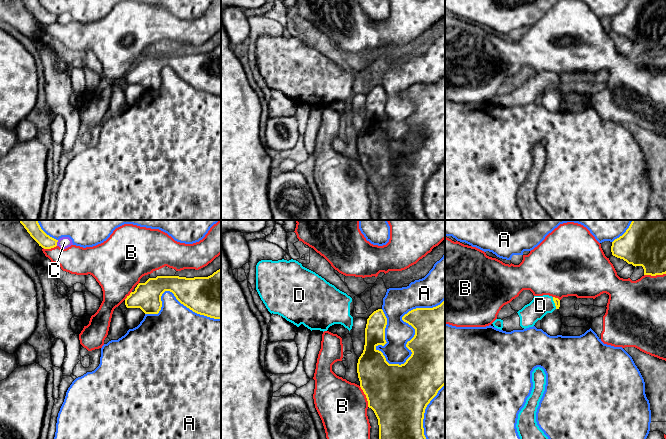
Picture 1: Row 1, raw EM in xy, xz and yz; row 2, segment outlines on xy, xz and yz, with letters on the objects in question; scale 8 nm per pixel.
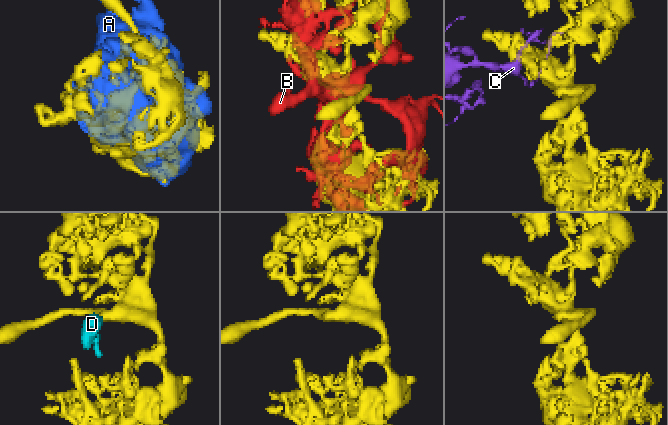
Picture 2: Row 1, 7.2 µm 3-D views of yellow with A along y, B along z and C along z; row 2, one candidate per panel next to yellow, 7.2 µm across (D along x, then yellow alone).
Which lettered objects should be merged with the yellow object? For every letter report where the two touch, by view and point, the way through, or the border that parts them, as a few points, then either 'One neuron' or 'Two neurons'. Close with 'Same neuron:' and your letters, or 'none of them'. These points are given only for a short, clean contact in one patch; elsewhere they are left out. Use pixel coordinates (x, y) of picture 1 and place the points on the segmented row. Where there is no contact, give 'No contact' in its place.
A: Touches yellow at xz (415, 334). Two neurons
B: Touches yellow at xz (366, 396). Two neurons
C: Touches yellow at xy (56, 243). Two neurons
D: Touches yellow at yz (555, 303). Path across: yz (557, 302), (555, 303), (540, 305). One neuron
Same neuron: D

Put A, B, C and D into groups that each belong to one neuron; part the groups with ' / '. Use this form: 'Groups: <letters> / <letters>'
Groups: A / B / C / D

